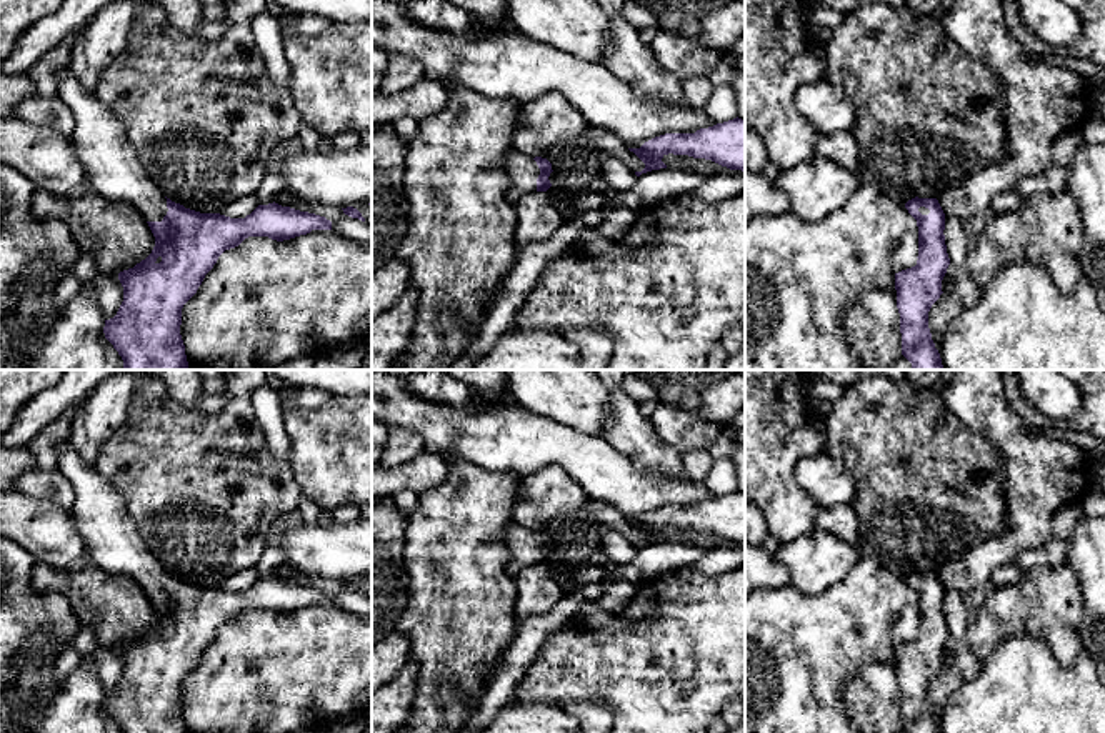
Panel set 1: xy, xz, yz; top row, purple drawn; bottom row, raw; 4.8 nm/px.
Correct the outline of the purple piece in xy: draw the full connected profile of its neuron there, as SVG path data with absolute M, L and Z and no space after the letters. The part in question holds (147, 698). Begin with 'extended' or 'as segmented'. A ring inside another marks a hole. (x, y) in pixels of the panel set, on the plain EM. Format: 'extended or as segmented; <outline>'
extended; M63 440L55 453L58 470L70 481L75 493L72 513L78 533L90 548L90 561L107 573L133 578L155 610L152 626L133 641L118 646L123 675L117 688L105 693L105 711L122 733L187 733L180 708L182 681L197 666L205 648L225 623L238 620L248 610L268 610L283 615L307 608L312 603L332 603L332 595L325 590L282 580L275 575L258 578L245 591L200 586L172 575L150 553L137 531L125 500L97 466L85 463L70 440Z

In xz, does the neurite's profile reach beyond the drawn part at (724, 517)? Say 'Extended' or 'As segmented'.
As segmented

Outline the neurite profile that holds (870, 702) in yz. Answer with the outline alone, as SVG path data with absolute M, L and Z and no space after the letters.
M868 661L840 690L840 705L858 733L898 733L902 730L897 663Z

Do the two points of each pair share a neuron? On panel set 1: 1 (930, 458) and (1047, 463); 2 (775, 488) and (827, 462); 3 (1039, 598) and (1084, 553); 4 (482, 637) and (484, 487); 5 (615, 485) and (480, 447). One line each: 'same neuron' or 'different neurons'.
1: different neurons
2: different neurons
3: different neurons
4: same neuron
5: same neuron

